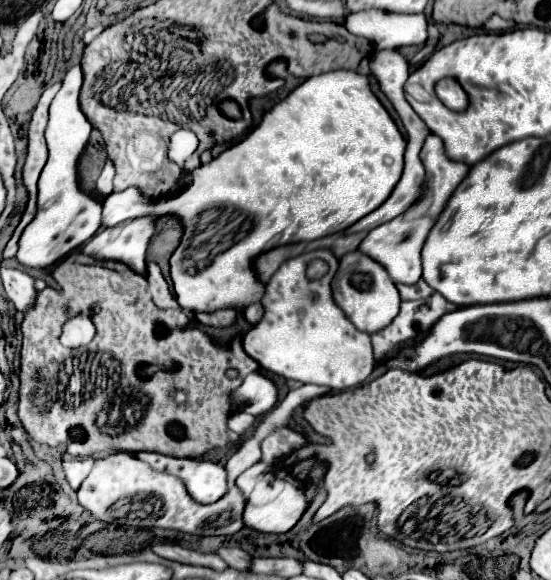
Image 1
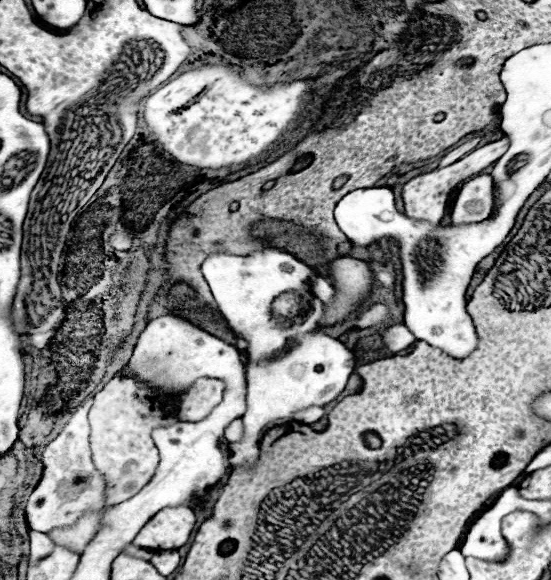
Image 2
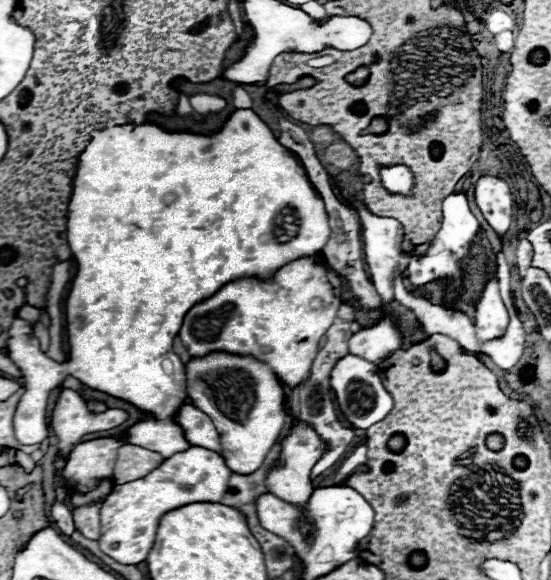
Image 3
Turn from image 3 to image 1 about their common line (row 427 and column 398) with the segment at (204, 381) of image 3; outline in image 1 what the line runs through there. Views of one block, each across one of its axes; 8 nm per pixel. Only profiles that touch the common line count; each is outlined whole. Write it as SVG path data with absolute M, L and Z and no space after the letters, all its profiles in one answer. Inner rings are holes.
M434 134L426 136L424 146L420 150L420 160L422 160L424 170L426 170L424 188L422 188L420 198L404 214L400 214L394 220L384 222L378 228L370 230L368 236L362 240L362 244L358 248L360 252L368 254L372 260L380 262L388 270L390 278L396 284L416 284L422 278L422 258L420 258L422 246L424 246L430 230L434 228L438 216L442 214L448 200L452 198L454 190L460 186L460 182L470 172L468 164L456 162L456 160L446 156L442 140L438 136L434 136Z

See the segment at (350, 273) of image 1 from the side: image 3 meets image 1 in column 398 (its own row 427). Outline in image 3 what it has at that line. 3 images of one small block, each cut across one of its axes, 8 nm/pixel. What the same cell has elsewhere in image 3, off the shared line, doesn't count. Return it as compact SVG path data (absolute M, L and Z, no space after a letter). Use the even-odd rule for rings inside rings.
M298 424L292 434L282 442L282 466L270 470L268 478L266 478L266 486L270 490L270 494L290 502L290 504L296 504L296 506L304 506L312 494L312 484L310 484L310 468L314 466L314 462L322 456L324 452L324 442L316 436L316 432L310 428L310 426L304 426L304 424Z

